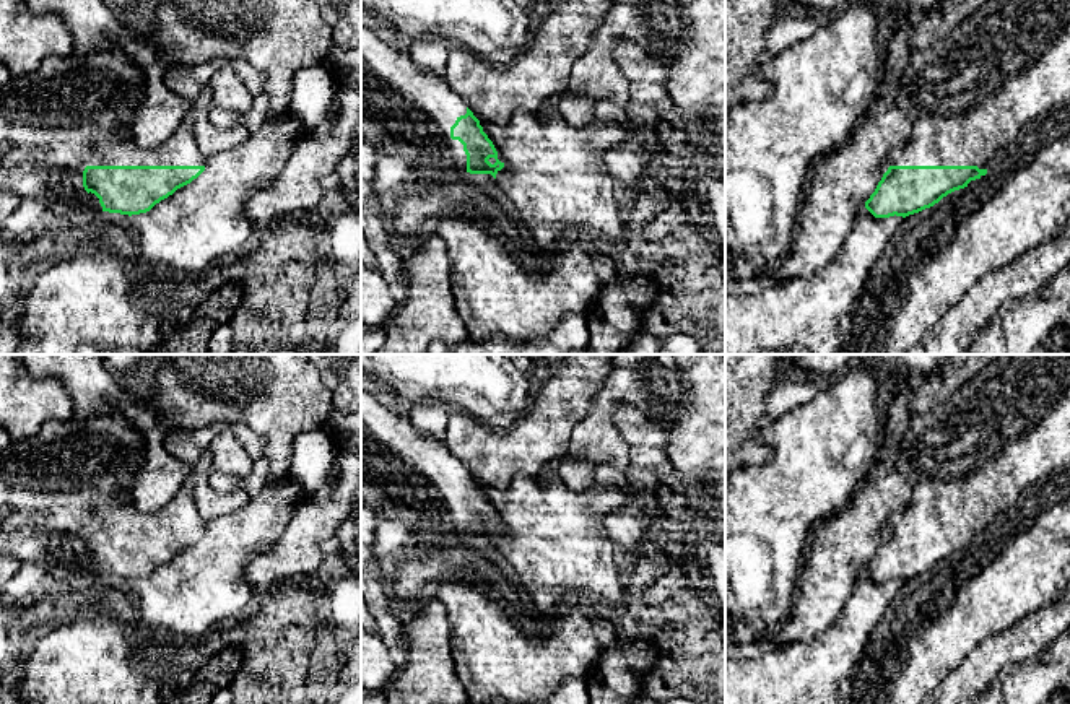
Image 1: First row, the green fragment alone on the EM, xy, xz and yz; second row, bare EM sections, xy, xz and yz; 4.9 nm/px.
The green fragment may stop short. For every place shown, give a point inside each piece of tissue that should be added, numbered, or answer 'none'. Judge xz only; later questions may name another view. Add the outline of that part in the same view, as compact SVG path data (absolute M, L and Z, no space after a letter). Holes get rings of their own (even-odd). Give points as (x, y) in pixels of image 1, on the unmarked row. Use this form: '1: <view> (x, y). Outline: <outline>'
1: xz (405, 475). Outline: M361 390L361 501L371 512L400 519L410 532L429 532L449 543L467 535L463 509L450 502L450 491L465 478L467 470L446 442L420 434L408 418Z

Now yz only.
1: yz (969, 460). Outline: M1000 354L946 402L932 406L927 413L914 413L904 431L896 467L911 485L909 506L888 519L889 530L977 530L1007 515L1031 491L1031 488L1054 470L1070 463L1070 354Z

